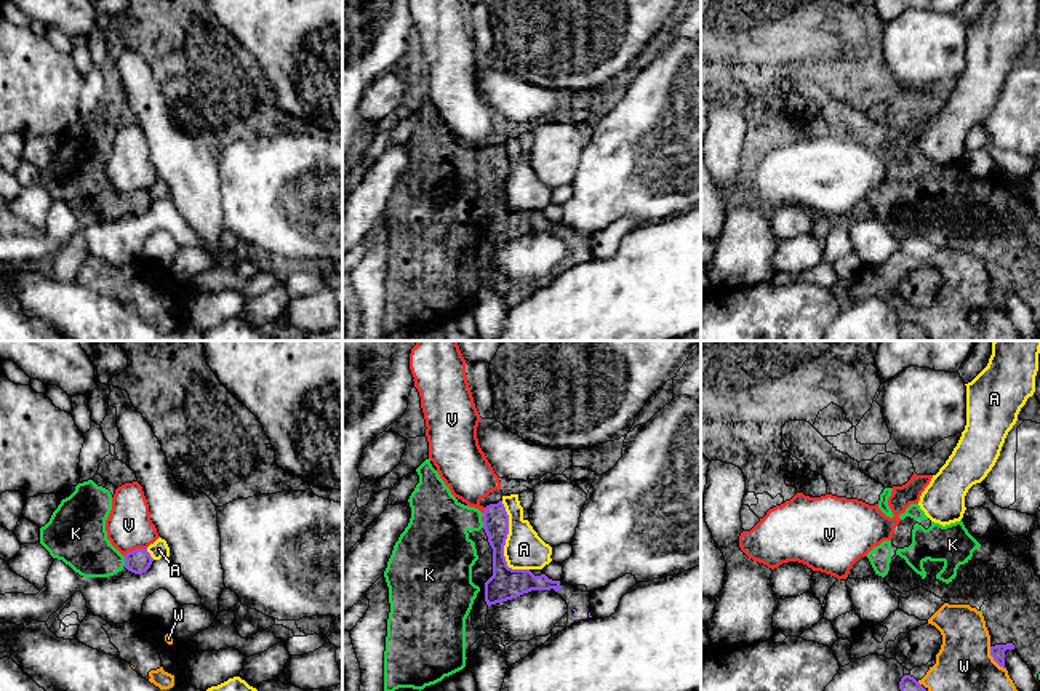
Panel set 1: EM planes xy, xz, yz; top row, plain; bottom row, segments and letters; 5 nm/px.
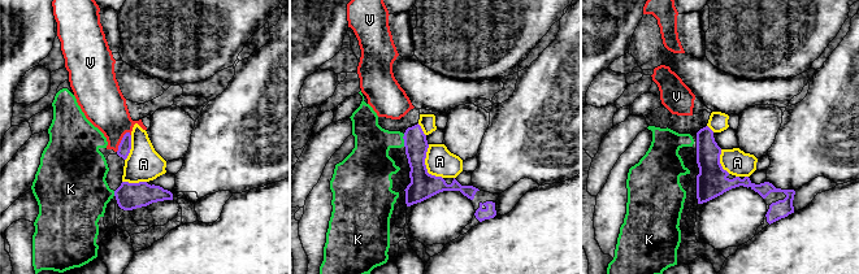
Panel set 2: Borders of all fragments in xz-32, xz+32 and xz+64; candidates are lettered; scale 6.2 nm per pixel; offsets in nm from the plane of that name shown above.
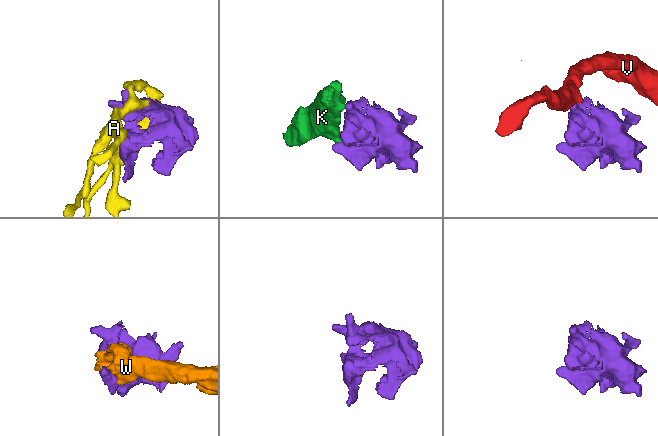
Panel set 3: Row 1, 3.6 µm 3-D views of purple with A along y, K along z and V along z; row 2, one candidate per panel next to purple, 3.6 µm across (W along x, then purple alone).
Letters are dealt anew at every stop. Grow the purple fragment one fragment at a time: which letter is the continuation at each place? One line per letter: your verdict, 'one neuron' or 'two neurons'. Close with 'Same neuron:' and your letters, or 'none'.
A: two neurons
K: one neuron
V: two neurons
W: two neurons
Same neuron: K

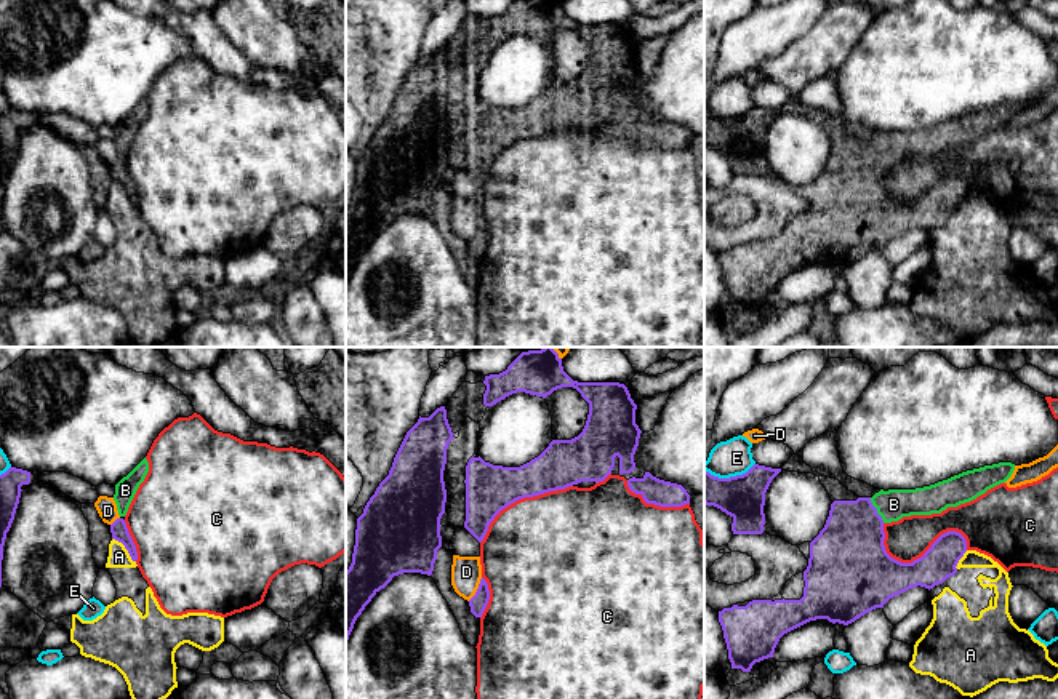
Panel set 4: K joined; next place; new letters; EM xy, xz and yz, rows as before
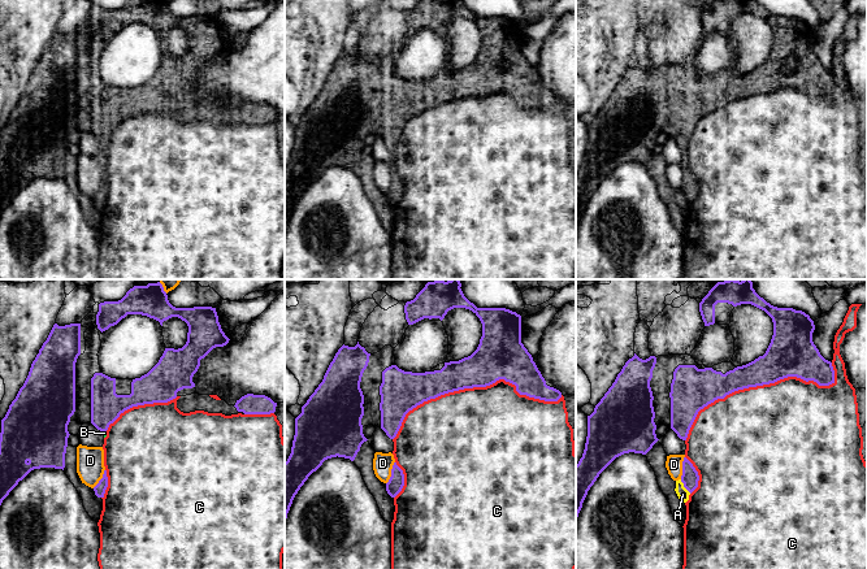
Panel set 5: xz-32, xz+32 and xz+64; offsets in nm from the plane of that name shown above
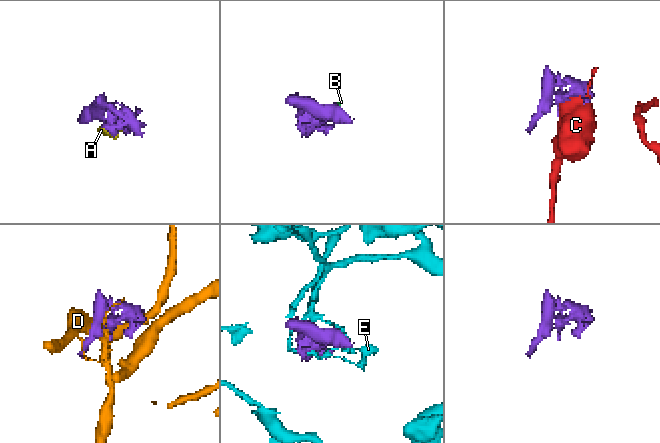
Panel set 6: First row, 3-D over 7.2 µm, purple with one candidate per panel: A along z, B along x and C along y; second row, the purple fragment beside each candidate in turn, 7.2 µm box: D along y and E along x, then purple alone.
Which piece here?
A: two neurons
B: one neuron
C: two neurons
D: two neurons
E: two neurons
Same neuron: B

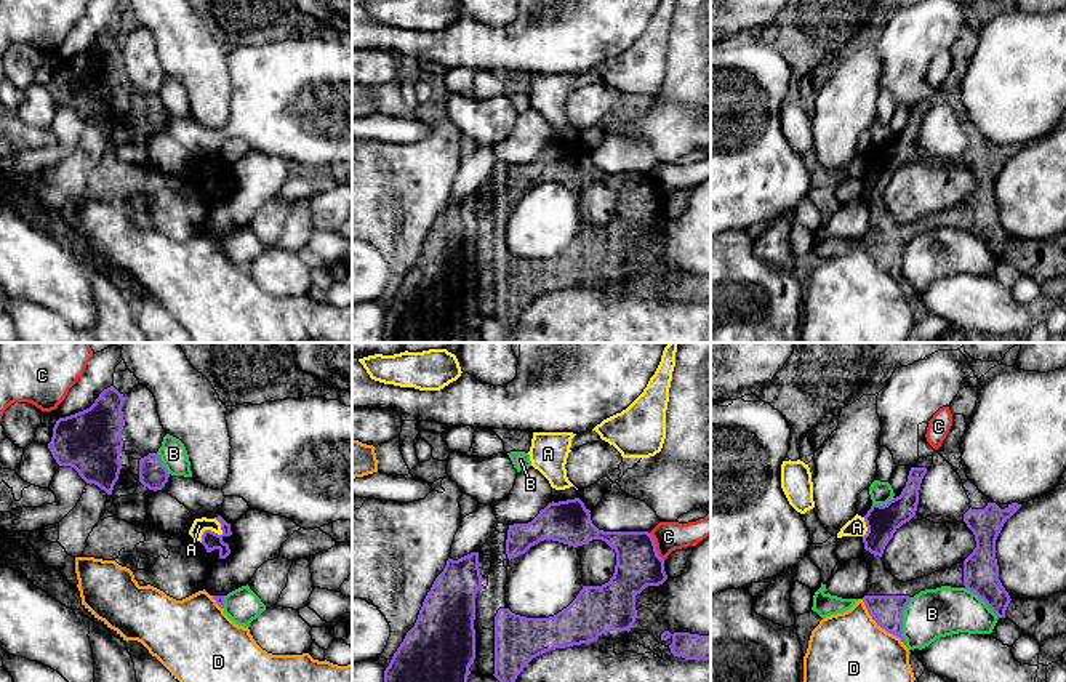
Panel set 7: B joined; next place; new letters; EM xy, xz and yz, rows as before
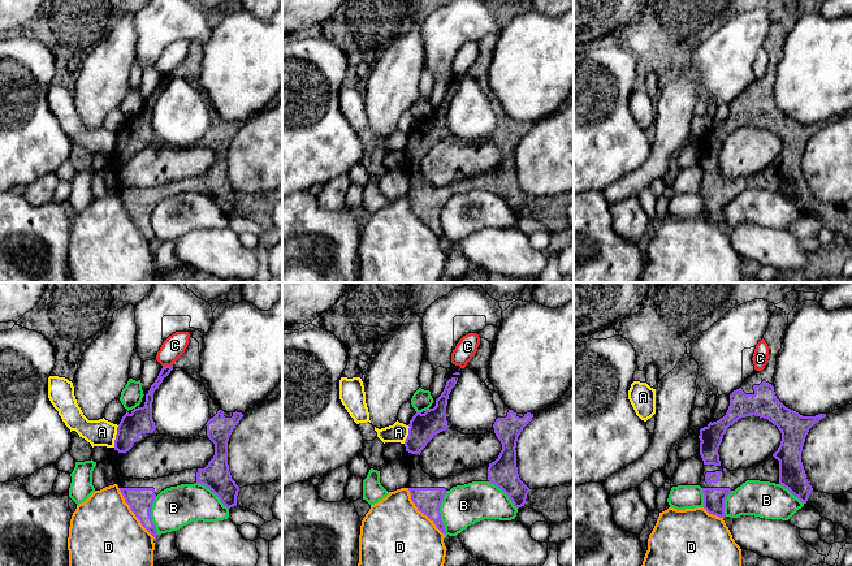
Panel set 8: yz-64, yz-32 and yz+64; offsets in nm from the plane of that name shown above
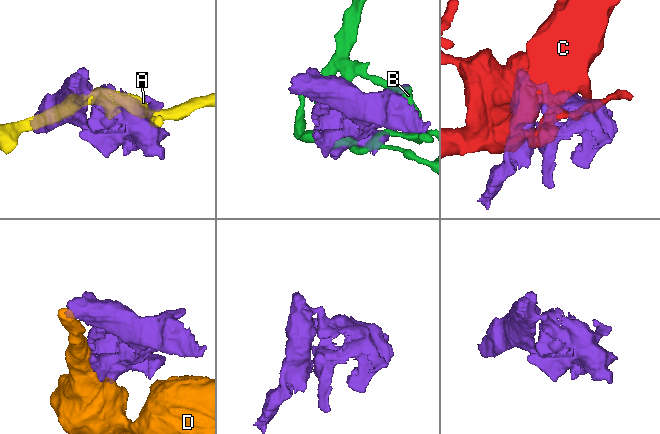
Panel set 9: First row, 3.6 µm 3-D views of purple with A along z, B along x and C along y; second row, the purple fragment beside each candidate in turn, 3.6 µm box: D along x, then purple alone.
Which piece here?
A: two neurons
B: two neurons
C: two neurons
D: two neurons
Same neuron: none

